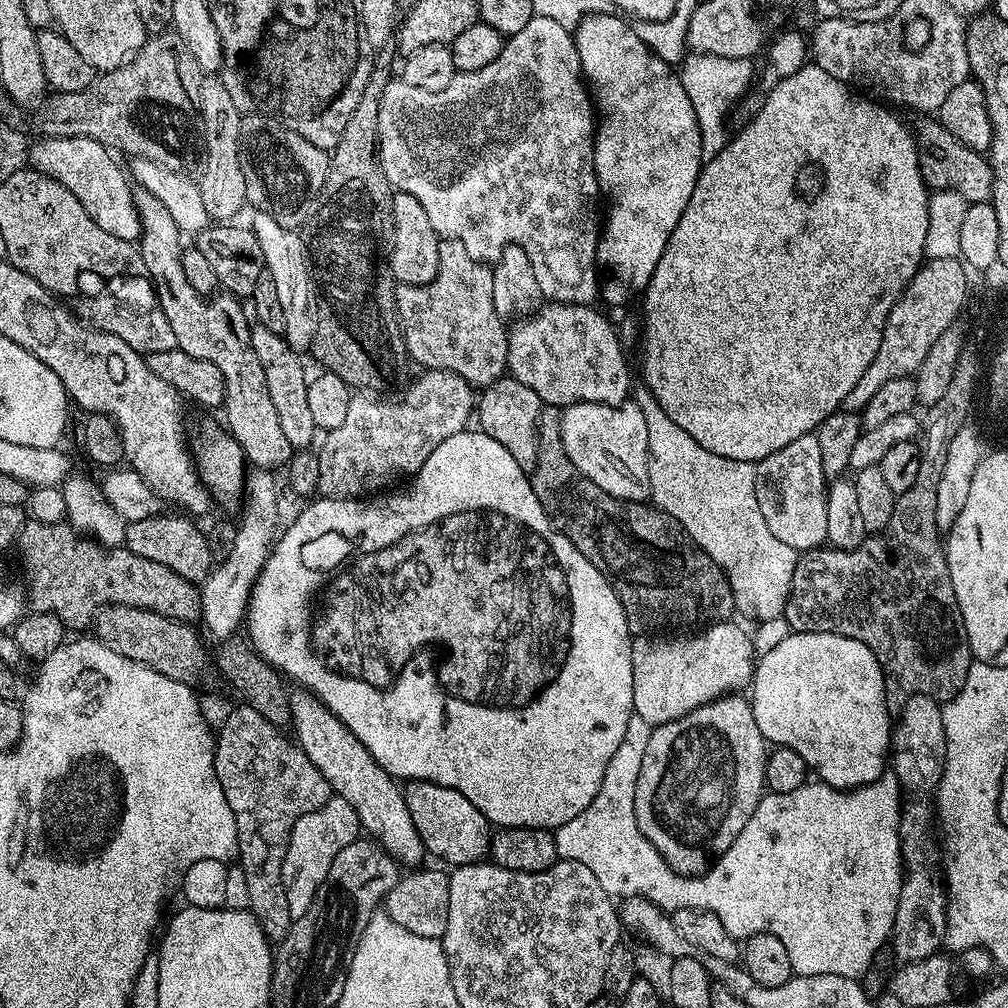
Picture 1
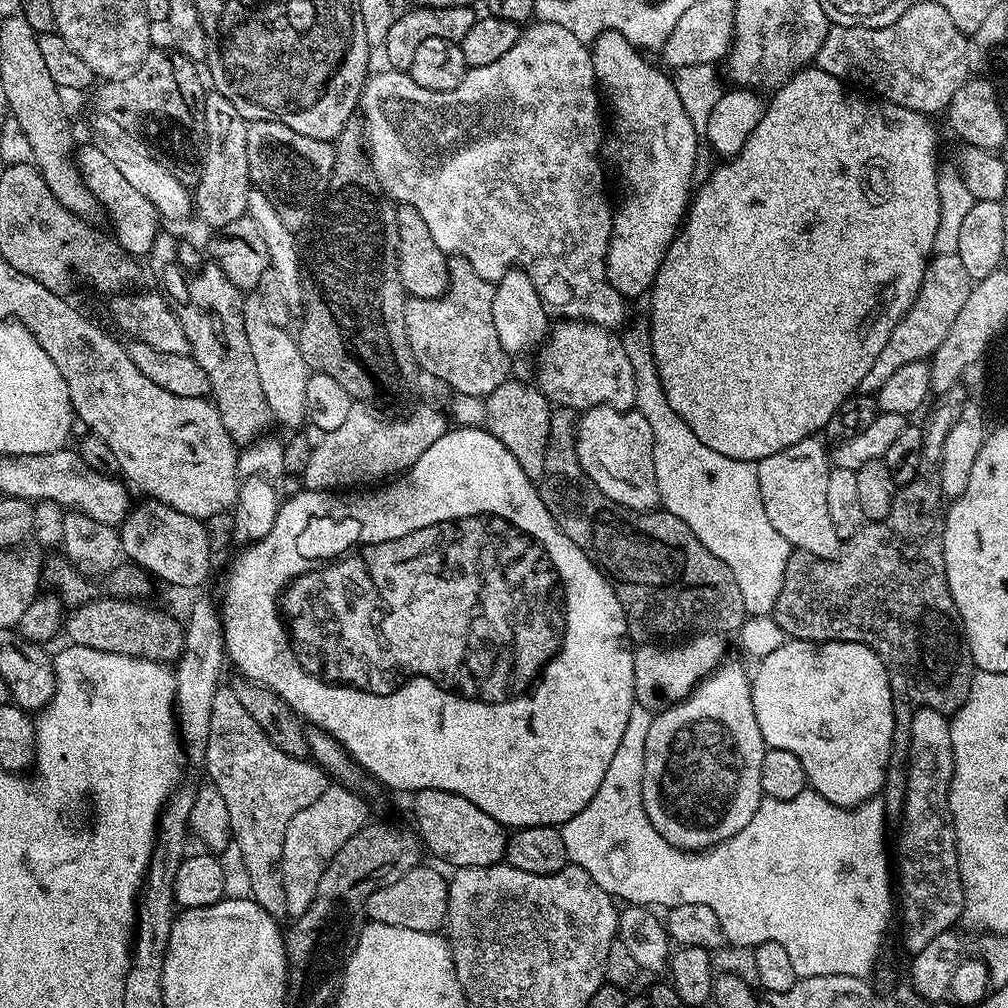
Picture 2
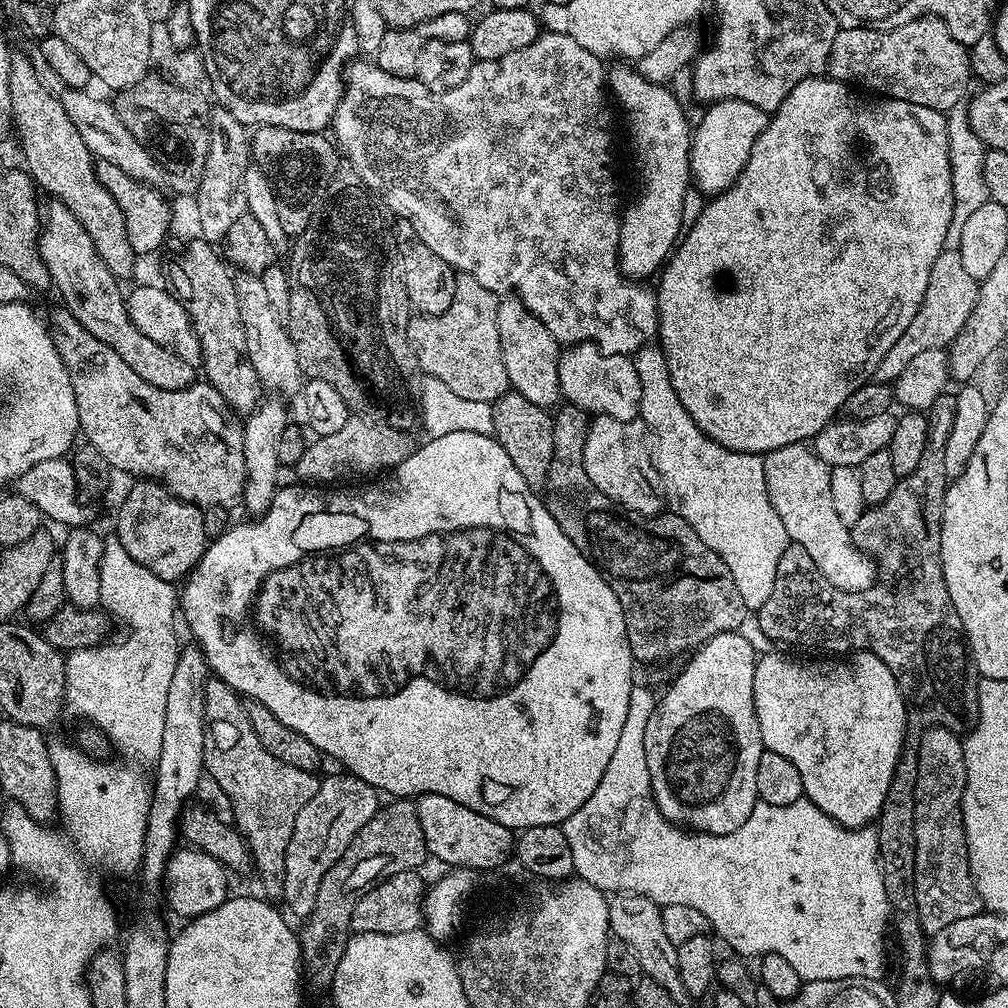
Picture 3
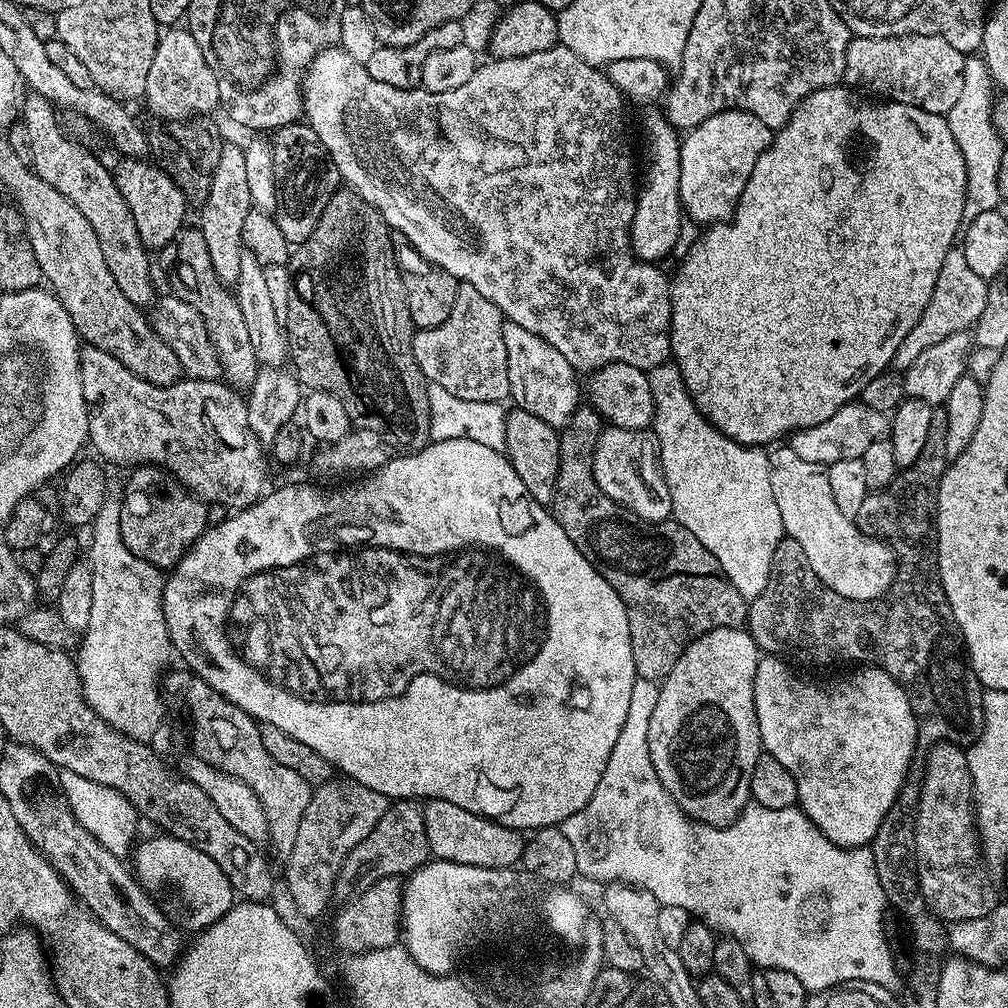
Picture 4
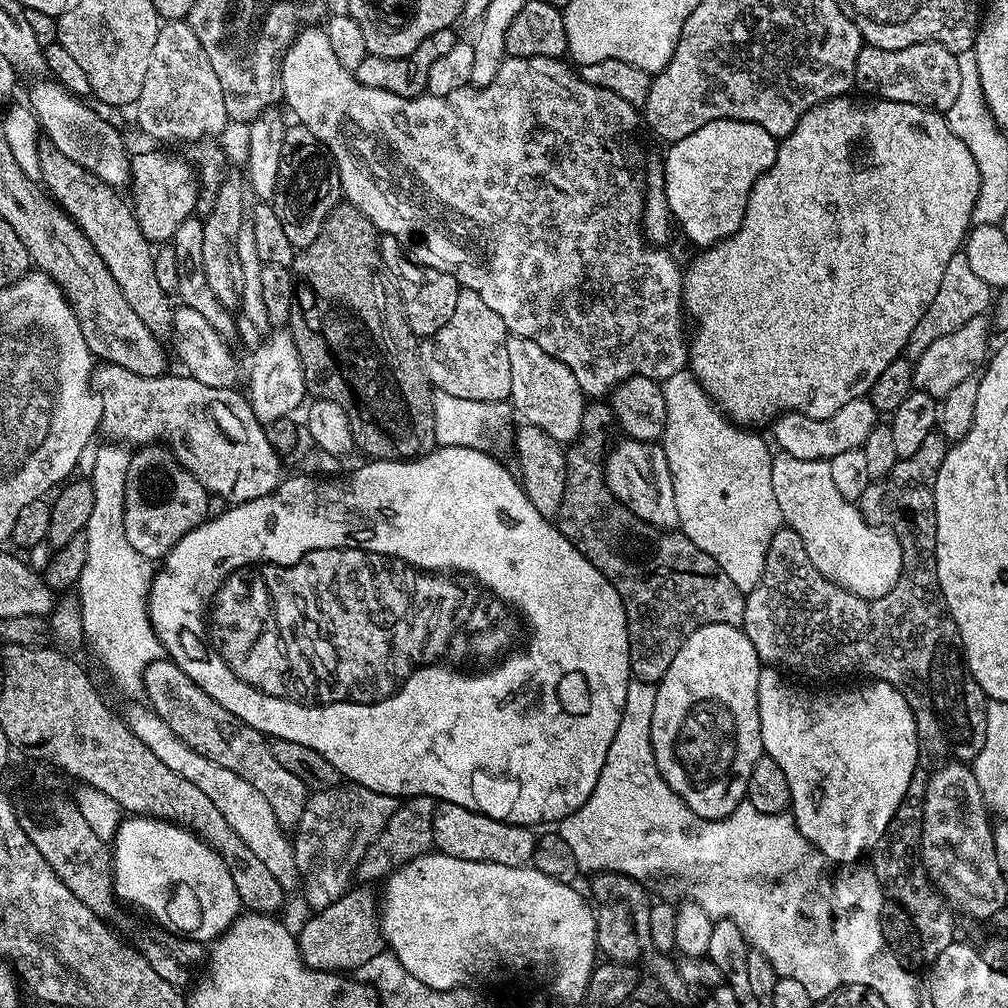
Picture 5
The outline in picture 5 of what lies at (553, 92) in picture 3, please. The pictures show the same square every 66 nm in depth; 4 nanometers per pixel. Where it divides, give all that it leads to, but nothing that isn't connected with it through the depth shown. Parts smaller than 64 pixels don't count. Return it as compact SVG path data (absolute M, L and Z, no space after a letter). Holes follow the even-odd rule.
M304 26L295 33L294 39L288 45L280 62L280 75L278 77L278 88L284 92L284 100L288 103L290 111L296 115L295 119L303 124L306 130L310 130L310 134L314 134L314 138L318 138L320 143L328 149L331 157L336 162L336 168L340 172L340 187L342 196L347 203L352 204L360 209L360 213L366 218L370 218L370 222L376 227L377 232L396 237L401 245L410 253L411 259L418 264L423 264L426 268L433 268L439 272L445 272L455 278L465 288L474 290L474 294L478 294L478 298L482 298L482 302L486 302L486 306L490 306L490 310L494 310L494 314L498 314L502 318L502 322L506 322L509 333L513 336L521 336L522 338L530 338L534 342L538 342L538 346L542 346L542 350L546 350L546 354L550 354L554 358L558 358L558 362L562 362L570 370L570 374L574 374L574 378L578 378L578 386L588 398L604 398L611 393L620 381L630 378L631 376L645 376L651 380L662 382L666 378L670 378L670 374L678 374L678 370L682 370L688 363L688 341L686 335L686 313L684 311L684 278L682 268L675 264L670 254L663 247L653 246L644 239L644 233L640 227L640 219L642 218L642 210L644 209L644 193L646 185L644 182L644 172L642 171L642 160L640 164L640 144L636 141L636 120L638 124L638 112L633 104L626 102L622 98L618 98L618 94L614 94L610 90L602 90L598 86L594 86L590 82L581 80L575 71L572 72L564 65L565 61L560 58L546 58L545 56L531 56L530 58L522 58L521 56L508 56L501 65L498 66L498 72L494 75L494 80L488 85L480 87L460 88L454 94L449 96L399 96L398 94L390 94L390 90L378 90L370 86L362 86L356 80L355 75L349 69L343 68L338 62L338 58L334 58L334 50L330 50L330 38L327 31L320 26Z

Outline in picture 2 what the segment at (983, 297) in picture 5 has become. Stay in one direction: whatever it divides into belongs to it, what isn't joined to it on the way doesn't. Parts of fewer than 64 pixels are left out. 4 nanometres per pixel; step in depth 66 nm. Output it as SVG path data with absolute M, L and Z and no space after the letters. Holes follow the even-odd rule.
M956 254L933 255L928 261L924 281L910 310L906 310L898 326L894 326L890 342L886 342L882 354L874 358L874 366L870 366L866 378L862 378L859 391L864 394L879 393L882 382L886 382L902 366L907 366L910 362L928 360L932 352L942 346L942 338L950 334L950 326L954 326L954 320L961 313L973 283L972 277L966 274L966 266L962 266L962 258L958 258Z

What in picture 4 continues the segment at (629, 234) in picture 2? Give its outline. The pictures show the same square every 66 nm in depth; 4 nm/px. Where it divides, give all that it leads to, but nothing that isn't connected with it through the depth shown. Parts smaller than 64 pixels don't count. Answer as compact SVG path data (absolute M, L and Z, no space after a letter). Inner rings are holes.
M663 111L648 112L644 116L644 188L636 193L636 209L630 226L630 242L632 255L638 260L660 262L660 259L671 257L672 247L677 241L679 222L682 217L680 191L678 190L678 174L680 173L681 133L668 121Z

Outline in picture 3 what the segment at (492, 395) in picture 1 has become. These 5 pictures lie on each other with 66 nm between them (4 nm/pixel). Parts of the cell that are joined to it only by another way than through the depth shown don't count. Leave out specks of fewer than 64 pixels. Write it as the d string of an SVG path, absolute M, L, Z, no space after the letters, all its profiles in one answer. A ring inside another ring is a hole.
M511 390L492 405L492 410L494 418L492 436L500 443L502 450L506 450L506 454L510 454L510 462L514 462L514 466L518 466L518 474L522 474L522 478L526 478L526 482L532 489L543 489L550 470L550 458L554 458L553 413L542 406L534 406L534 402L530 402L530 398L524 398L522 394Z

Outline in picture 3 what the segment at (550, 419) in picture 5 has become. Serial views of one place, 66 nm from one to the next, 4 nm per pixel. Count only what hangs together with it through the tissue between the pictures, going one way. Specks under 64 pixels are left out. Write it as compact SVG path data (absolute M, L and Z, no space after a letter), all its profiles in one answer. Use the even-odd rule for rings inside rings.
M508 294L500 300L498 306L498 338L502 342L502 362L506 362L506 374L511 391L530 398L534 406L551 409L561 403L560 379L558 366L562 346L538 322L534 314L528 312L528 307L515 295Z

